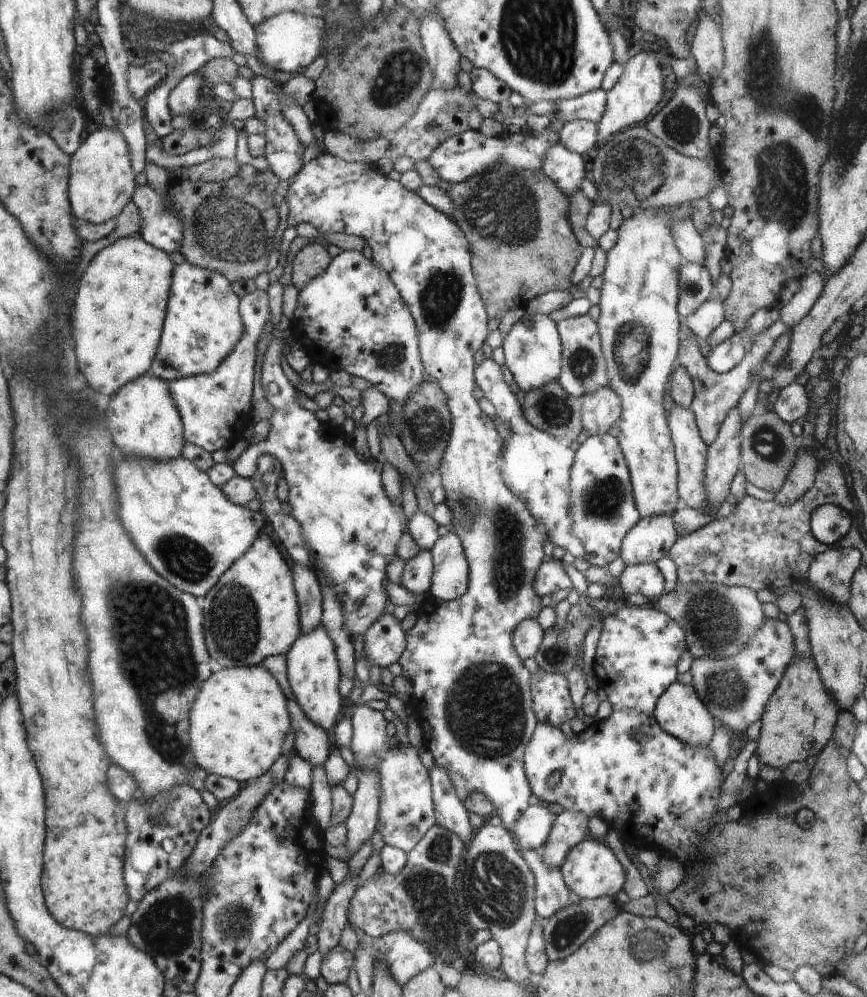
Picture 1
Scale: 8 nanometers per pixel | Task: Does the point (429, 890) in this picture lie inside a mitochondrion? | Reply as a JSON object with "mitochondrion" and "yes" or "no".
{"mitochondrion":"yes"}

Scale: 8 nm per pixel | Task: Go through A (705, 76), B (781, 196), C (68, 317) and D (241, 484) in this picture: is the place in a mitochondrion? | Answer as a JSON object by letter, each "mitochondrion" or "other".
{"A":"other","B":"mitochondrion","C":"other","D":"other"}

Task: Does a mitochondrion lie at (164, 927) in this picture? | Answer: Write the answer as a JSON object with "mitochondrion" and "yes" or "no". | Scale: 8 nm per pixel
{"mitochondrion":"yes"}

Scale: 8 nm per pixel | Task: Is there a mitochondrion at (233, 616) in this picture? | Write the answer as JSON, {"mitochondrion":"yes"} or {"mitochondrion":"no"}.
{"mitochondrion":"yes"}

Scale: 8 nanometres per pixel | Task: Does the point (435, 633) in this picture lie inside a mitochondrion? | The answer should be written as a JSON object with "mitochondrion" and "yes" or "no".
{"mitochondrion":"no"}

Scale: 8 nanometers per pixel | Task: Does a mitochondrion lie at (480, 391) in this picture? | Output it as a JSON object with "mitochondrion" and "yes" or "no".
{"mitochondrion":"no"}

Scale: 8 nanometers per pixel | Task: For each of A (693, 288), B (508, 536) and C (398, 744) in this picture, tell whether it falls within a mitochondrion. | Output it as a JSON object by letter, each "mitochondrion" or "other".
{"A":"mitochondrion","B":"mitochondrion","C":"other"}

